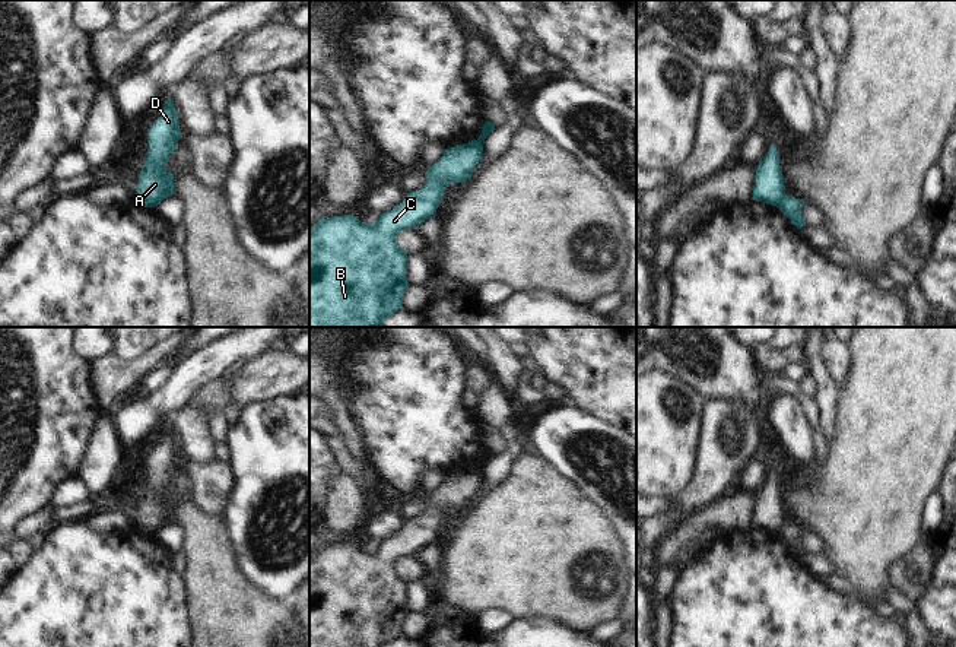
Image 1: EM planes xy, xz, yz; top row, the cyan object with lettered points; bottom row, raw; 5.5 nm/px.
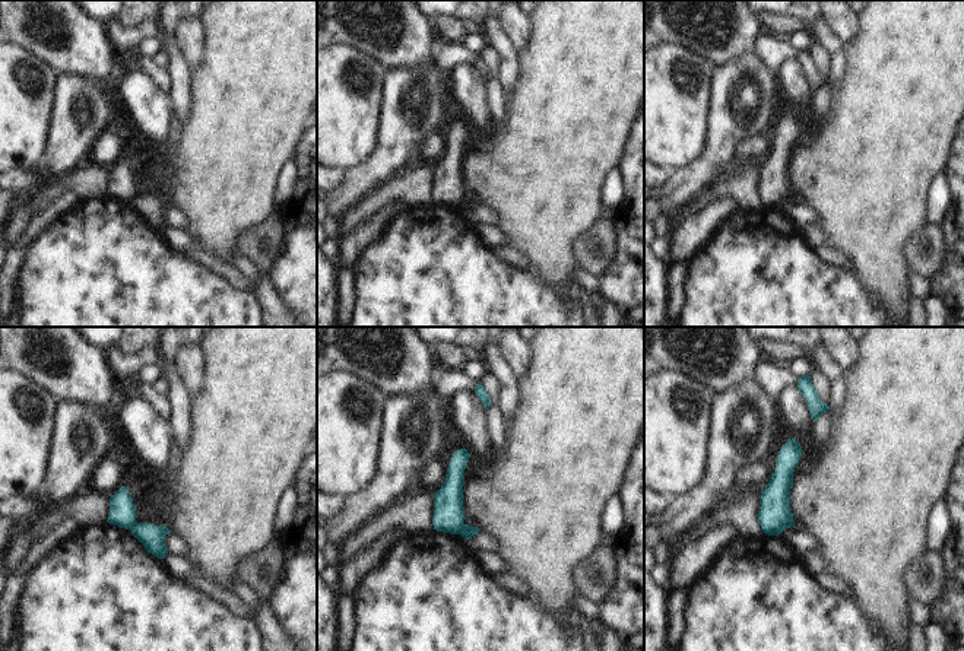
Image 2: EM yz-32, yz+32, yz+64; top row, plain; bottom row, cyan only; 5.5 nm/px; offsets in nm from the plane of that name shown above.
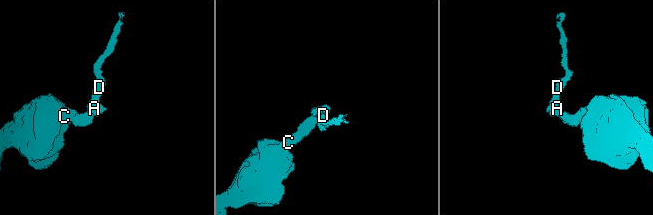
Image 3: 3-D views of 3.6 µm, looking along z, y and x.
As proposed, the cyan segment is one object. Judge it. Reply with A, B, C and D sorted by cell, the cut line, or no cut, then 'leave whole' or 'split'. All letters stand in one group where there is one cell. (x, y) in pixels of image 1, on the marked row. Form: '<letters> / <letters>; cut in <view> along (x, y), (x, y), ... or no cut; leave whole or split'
A D / B C; cut in yz along (784, 193), (775, 205); split

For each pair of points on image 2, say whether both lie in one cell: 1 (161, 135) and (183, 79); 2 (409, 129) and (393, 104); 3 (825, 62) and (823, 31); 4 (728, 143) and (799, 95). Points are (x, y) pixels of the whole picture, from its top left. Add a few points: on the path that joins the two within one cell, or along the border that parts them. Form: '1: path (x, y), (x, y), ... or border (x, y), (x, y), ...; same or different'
1: border (170, 95), (174, 108); different
2: path (405, 123), (405, 117), (399, 110); same
3: border (815, 38), (831, 56), (831, 73), (828, 76); different
4: border (774, 72), (779, 95); different

